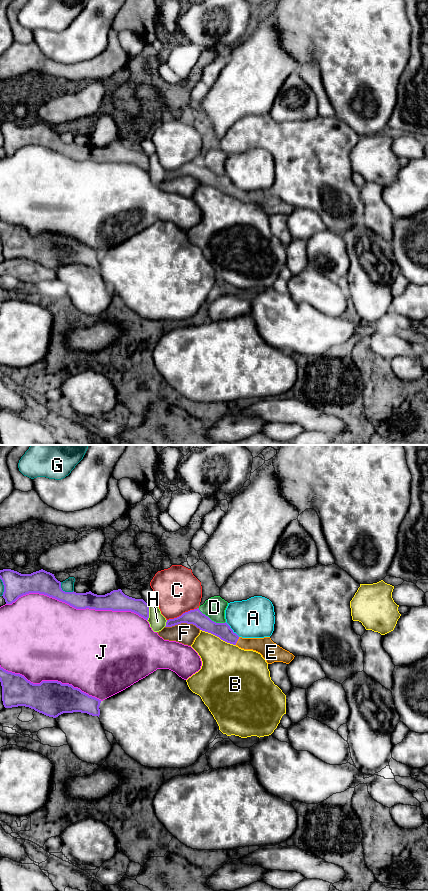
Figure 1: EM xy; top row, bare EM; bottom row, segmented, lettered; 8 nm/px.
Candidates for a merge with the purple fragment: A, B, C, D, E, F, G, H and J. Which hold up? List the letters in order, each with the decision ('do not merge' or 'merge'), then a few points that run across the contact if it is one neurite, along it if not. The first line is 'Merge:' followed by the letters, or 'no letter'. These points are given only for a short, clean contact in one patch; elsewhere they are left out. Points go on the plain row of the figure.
Merge: E
A: do not merge; line xy (225, 174), (239, 188)
B: do not merge
C: do not merge; line xy (198, 159), (167, 172)
D: do not merge
E: merge; line xy (222, 182), (237, 192), (242, 195), (265, 198)
F: do not merge
G: do not merge
H: do not merge
J: do not merge

